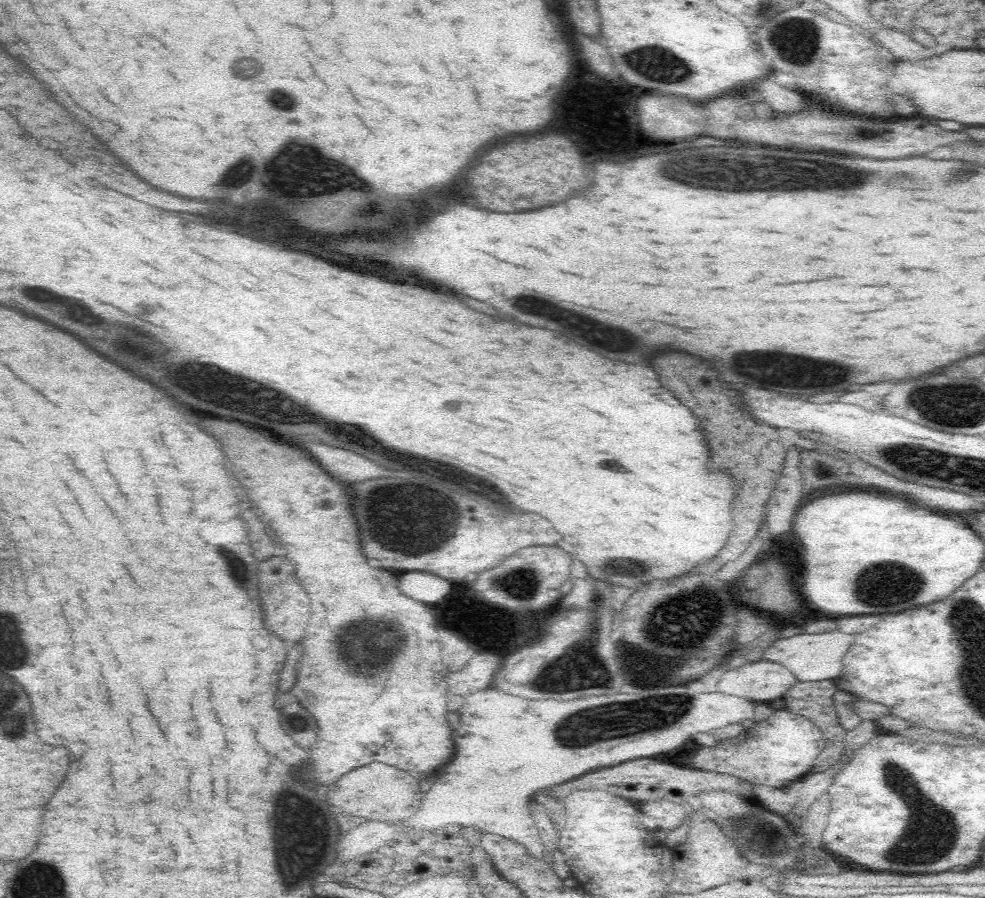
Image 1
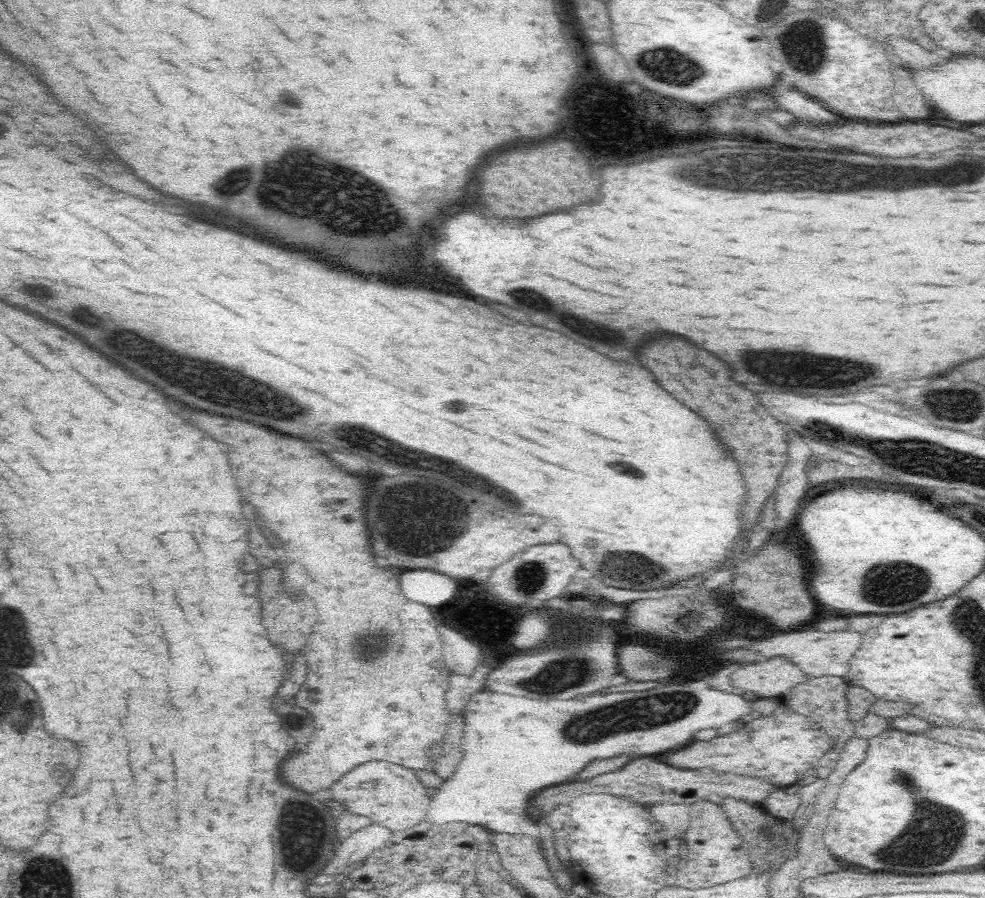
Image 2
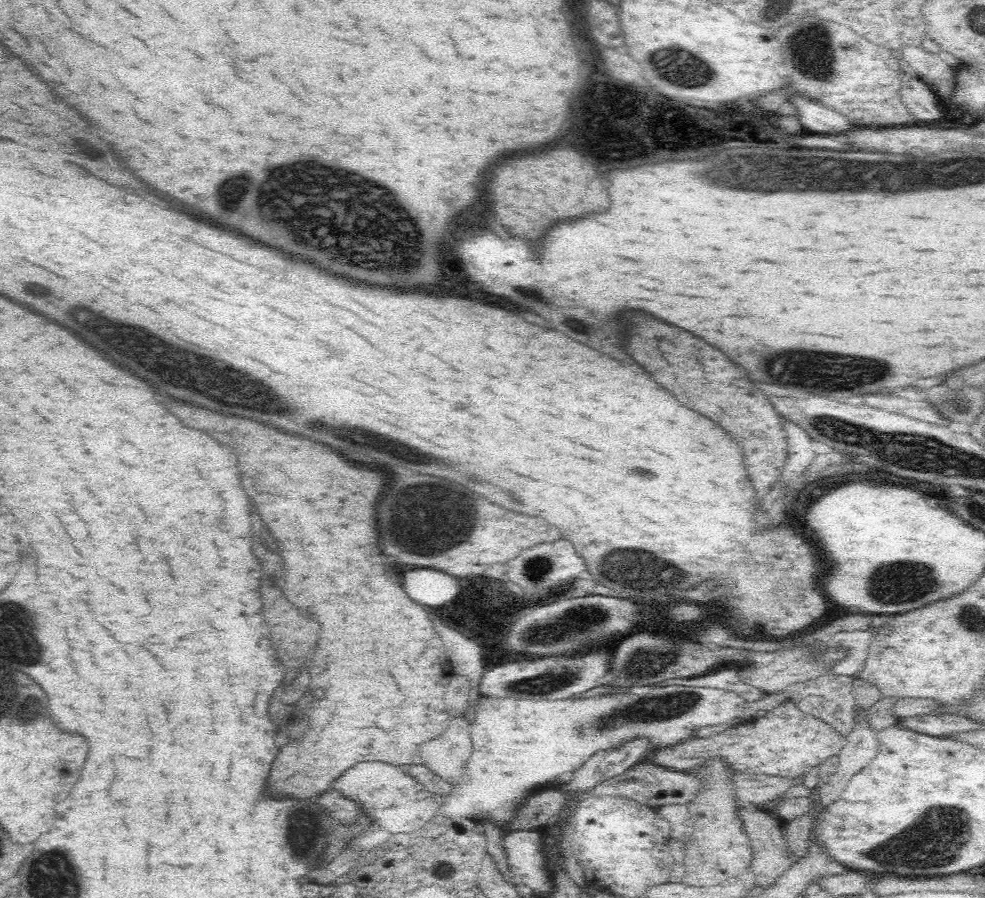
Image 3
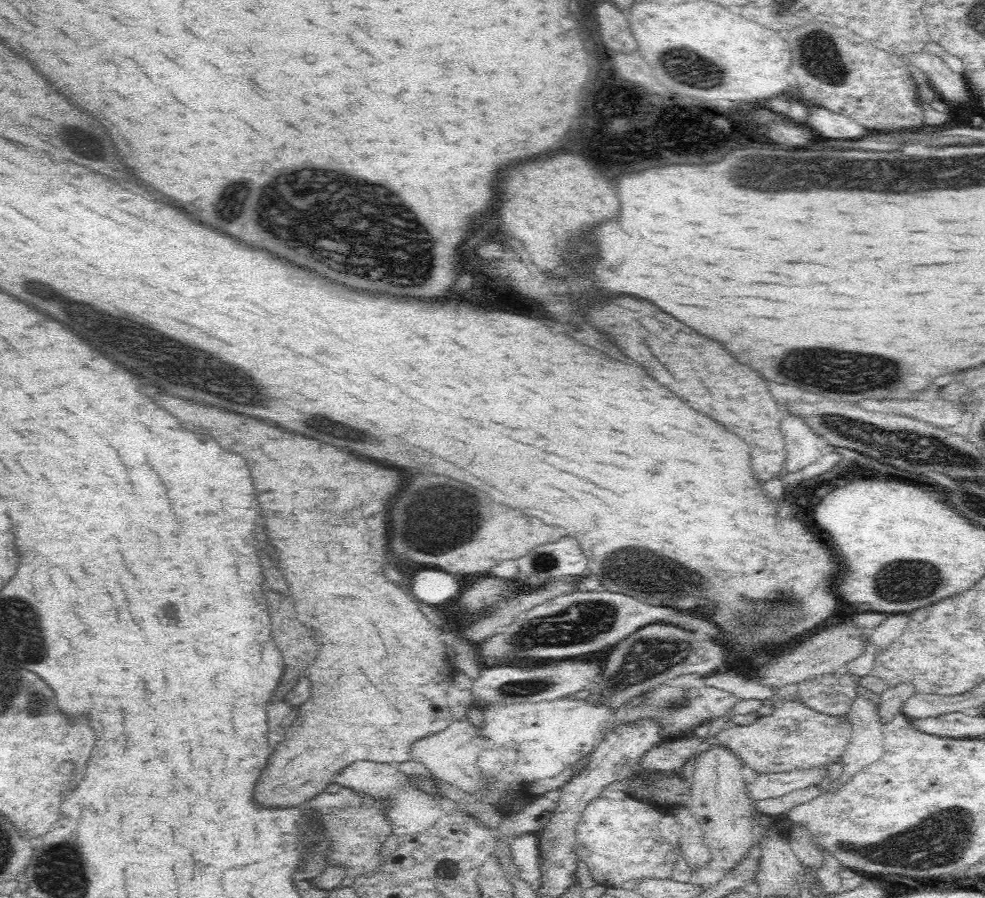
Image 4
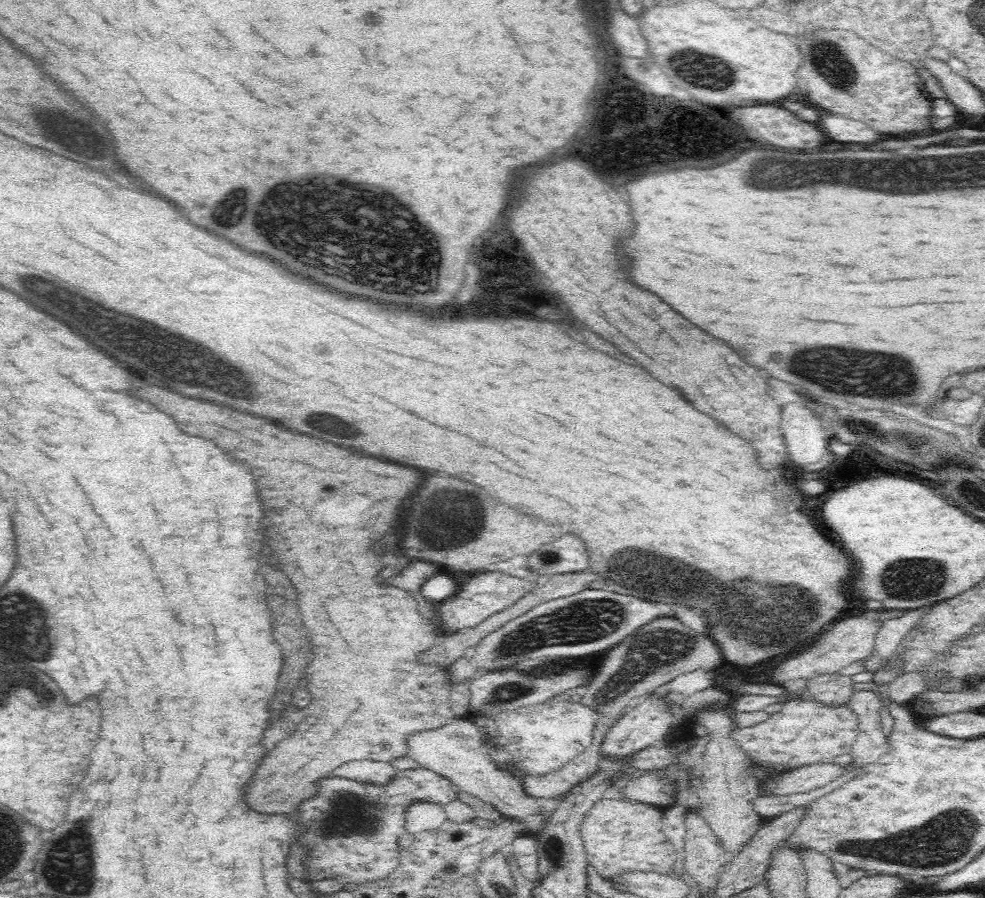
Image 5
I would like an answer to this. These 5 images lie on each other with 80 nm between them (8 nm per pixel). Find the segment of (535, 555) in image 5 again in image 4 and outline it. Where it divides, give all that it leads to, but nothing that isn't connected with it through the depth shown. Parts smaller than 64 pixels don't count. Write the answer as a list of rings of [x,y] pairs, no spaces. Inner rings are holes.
[[[562,538],[556,544],[542,544],[527,550],[518,560],[518,572],[524,576],[521,591],[536,590],[540,582],[587,575],[587,562],[572,538]]]

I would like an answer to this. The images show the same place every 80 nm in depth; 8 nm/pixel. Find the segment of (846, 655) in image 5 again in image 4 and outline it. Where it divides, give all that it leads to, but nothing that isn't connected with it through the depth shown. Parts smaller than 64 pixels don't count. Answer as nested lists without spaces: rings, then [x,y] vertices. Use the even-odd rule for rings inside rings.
[[[842,628],[842,630],[834,630],[834,632],[820,632],[820,634],[812,636],[810,640],[806,640],[804,644],[788,650],[782,656],[774,656],[768,664],[764,664],[762,668],[754,670],[756,672],[754,681],[762,686],[776,689],[782,688],[786,684],[796,684],[812,679],[817,675],[838,673],[846,663],[853,661],[860,653],[863,653],[863,642],[850,638],[854,634],[858,634],[856,628]]]

